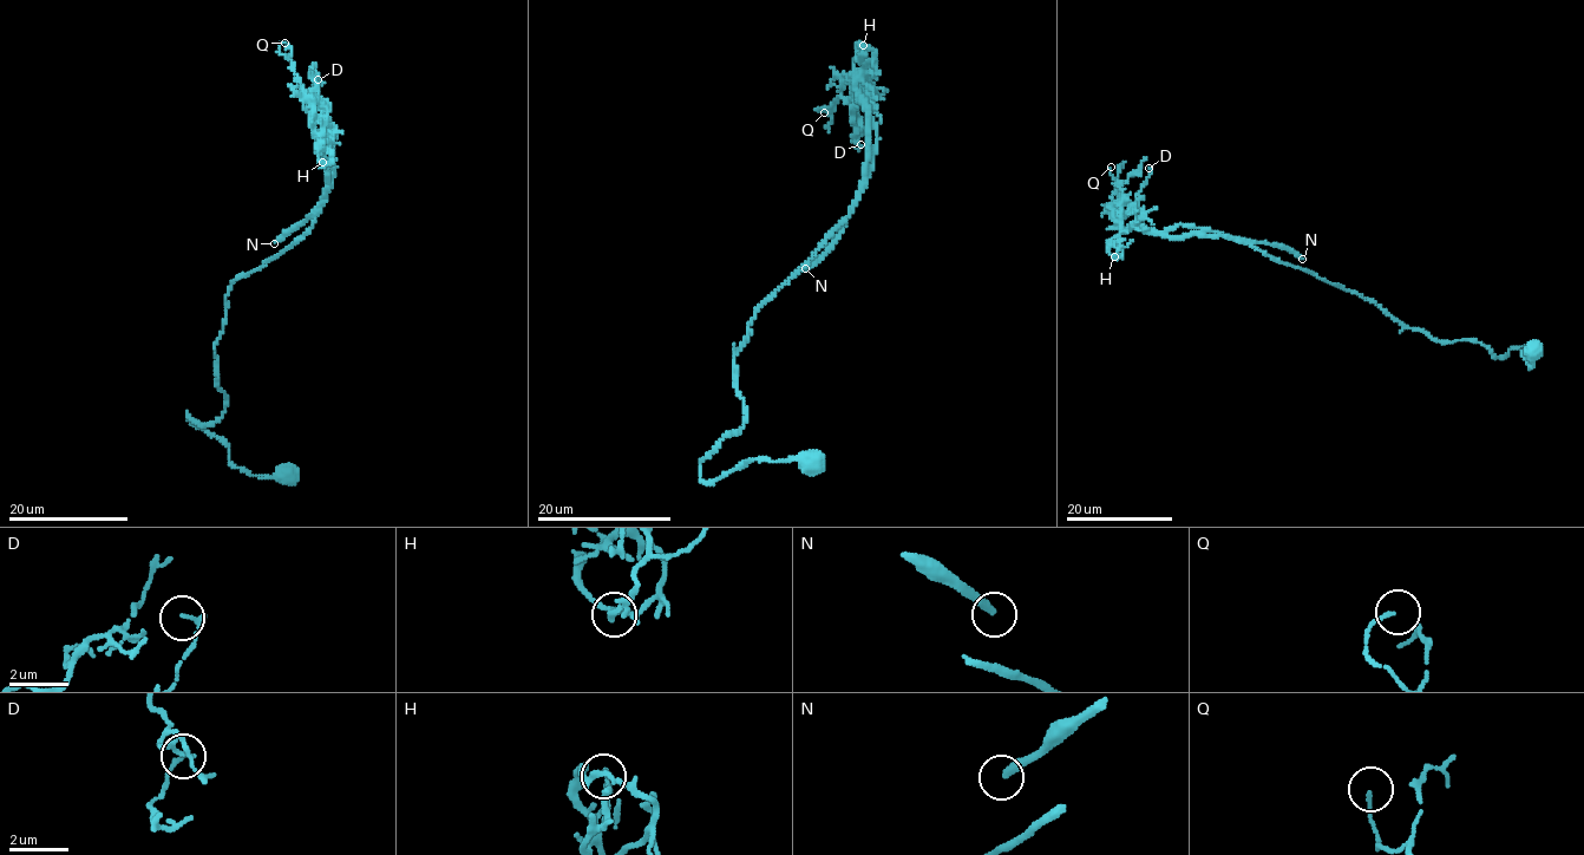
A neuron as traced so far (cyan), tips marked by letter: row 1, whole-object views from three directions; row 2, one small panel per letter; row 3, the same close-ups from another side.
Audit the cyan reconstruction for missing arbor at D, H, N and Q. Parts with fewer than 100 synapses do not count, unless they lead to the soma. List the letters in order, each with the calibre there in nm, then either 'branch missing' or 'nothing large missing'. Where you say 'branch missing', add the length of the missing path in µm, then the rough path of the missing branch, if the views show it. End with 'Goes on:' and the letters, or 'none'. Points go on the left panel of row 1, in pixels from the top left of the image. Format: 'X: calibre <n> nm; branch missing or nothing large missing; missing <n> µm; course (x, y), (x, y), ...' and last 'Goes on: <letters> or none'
D: calibre 90 nm; nothing large missing
H: calibre 150 nm; nothing large missing
N: calibre 280 nm; branch missing; missing 60 µm; course (274, 243), (213, 284), (191, 361), (185, 357), (184, 340), (198, 314), (197, 307)
Q: calibre 100 nm; nothing large missing
Goes on: N

